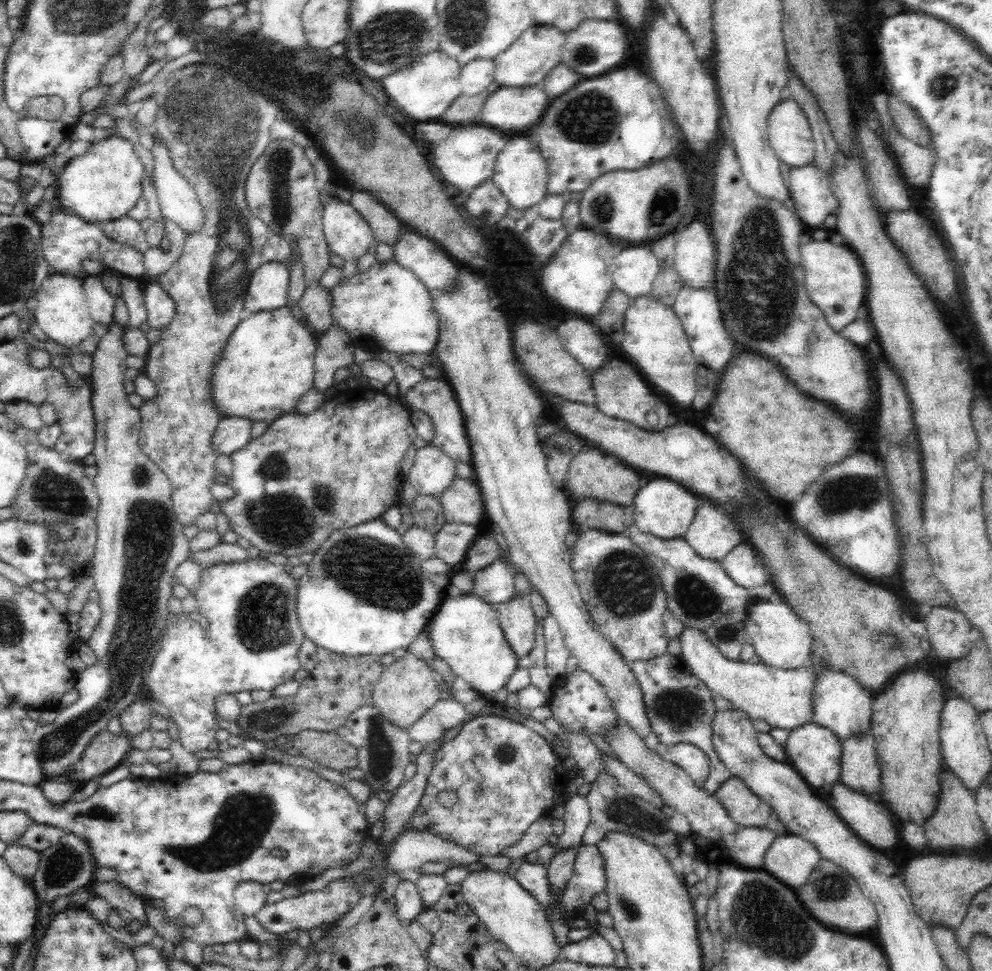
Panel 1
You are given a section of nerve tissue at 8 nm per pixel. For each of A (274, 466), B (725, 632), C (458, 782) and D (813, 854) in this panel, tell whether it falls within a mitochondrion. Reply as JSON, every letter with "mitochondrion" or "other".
{"A":"mitochondrion","B":"mitochondrion","C":"other","D":"other"}

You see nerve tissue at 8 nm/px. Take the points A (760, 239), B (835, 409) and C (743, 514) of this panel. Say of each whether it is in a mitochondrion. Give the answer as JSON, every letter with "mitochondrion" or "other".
{"A":"mitochondrion","B":"other","C":"other"}

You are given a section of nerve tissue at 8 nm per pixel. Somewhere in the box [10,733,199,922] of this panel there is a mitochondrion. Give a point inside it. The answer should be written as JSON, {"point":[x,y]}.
{"point":[66,867]}

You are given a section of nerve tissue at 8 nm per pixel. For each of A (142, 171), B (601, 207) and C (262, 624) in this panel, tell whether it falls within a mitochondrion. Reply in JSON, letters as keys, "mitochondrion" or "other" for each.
{"A":"other","B":"mitochondrion","C":"mitochondrion"}

